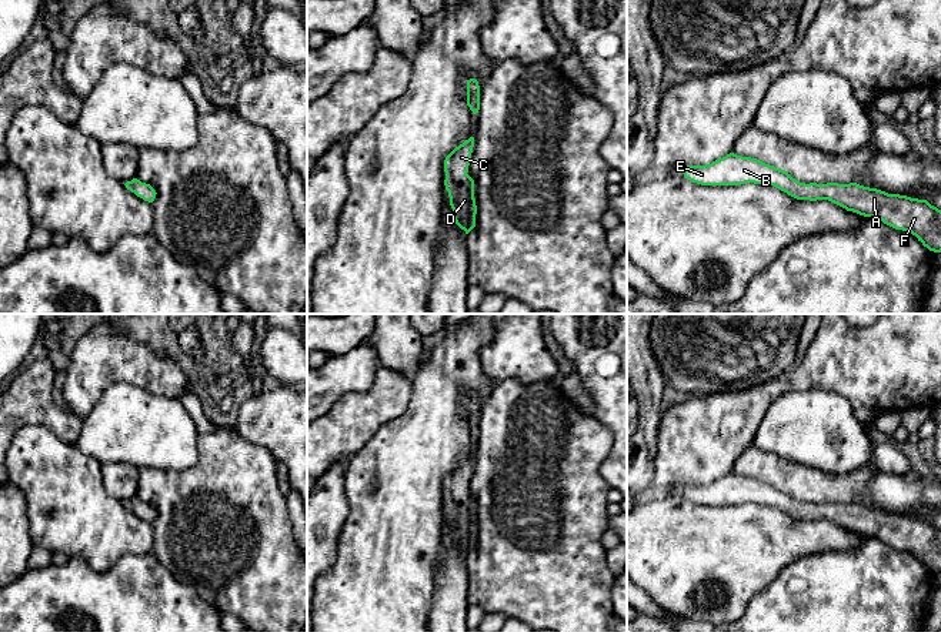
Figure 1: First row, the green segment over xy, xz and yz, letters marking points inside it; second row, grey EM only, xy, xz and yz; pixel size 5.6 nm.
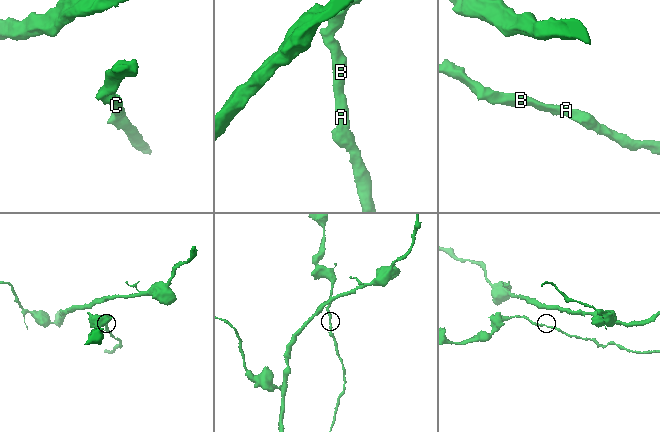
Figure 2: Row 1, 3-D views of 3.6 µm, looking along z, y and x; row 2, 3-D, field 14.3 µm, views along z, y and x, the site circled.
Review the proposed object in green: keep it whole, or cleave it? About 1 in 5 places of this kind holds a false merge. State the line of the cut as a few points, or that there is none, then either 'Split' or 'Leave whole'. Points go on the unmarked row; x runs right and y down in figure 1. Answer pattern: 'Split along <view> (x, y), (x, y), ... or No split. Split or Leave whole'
No split. Leave whole

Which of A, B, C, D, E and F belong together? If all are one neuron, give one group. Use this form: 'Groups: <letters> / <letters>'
Groups: A B C D E F

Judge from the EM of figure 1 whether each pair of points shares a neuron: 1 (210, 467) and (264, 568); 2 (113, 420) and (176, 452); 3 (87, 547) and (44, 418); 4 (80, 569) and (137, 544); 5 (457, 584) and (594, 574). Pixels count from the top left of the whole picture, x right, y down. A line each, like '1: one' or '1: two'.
1: one
2: one
3: two
4: two
5: two

